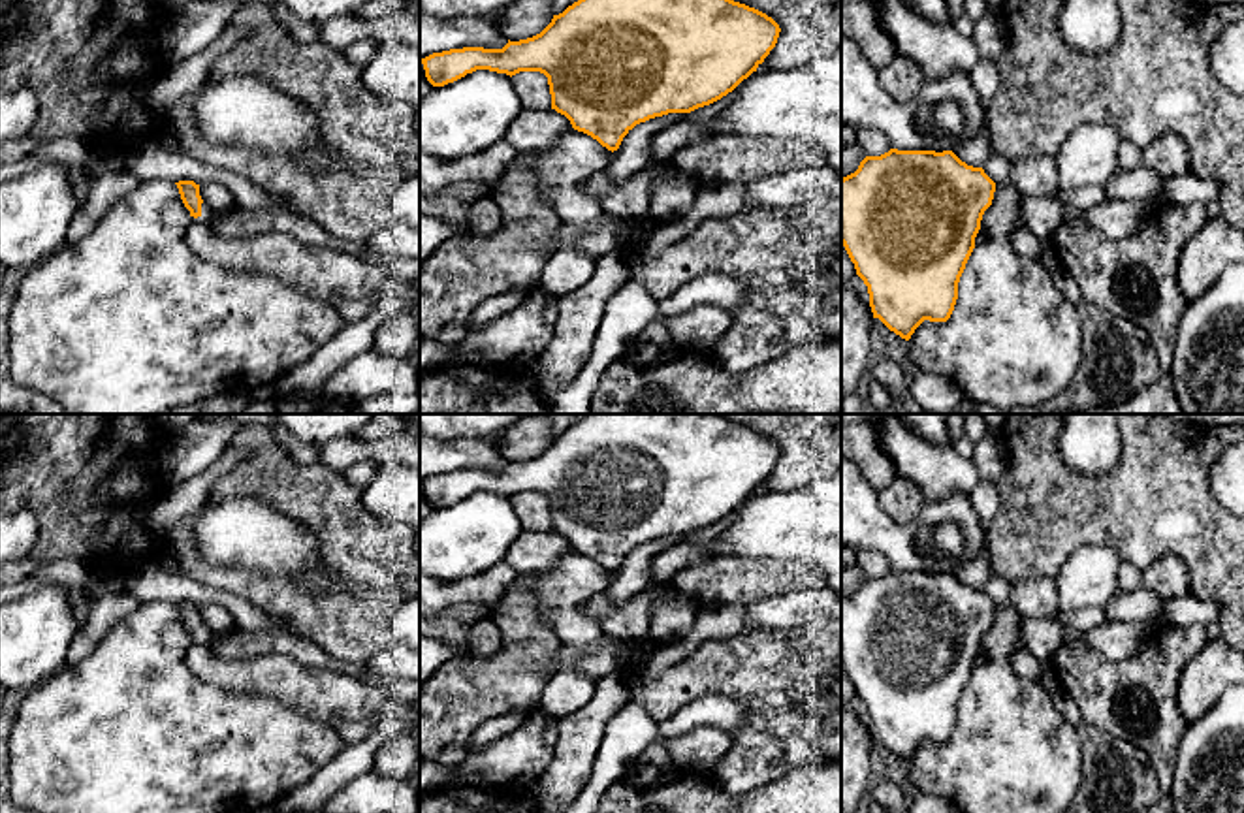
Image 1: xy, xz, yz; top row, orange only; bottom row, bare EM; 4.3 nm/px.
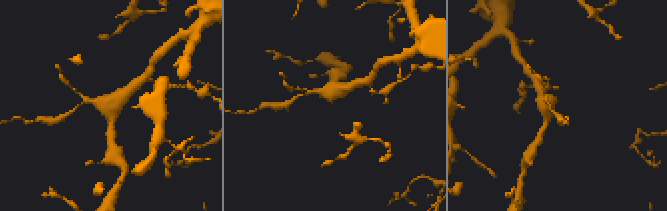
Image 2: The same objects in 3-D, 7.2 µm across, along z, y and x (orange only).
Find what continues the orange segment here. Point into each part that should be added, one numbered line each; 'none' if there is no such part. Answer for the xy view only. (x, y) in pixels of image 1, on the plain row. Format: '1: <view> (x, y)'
1: xy (207, 638)

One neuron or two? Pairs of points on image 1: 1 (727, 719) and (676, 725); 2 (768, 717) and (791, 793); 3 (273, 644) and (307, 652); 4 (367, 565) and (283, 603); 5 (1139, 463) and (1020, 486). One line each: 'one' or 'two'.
1: one
2: two
3: one
4: one
5: one

